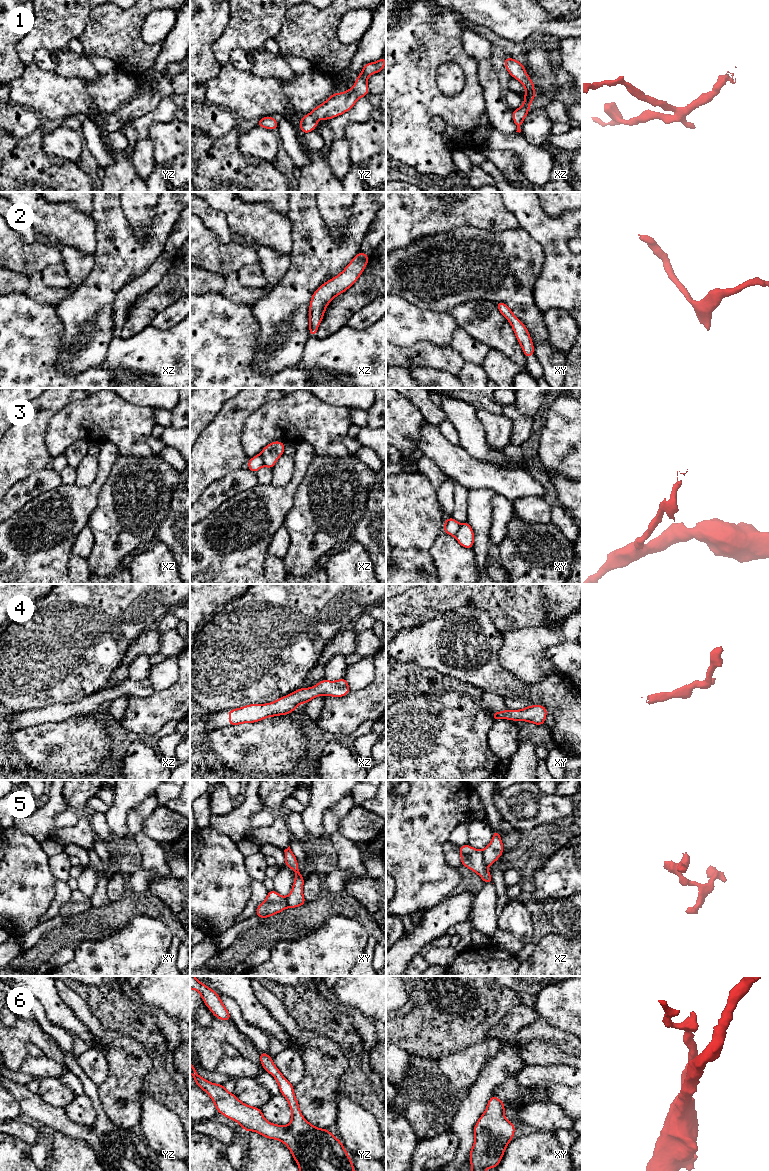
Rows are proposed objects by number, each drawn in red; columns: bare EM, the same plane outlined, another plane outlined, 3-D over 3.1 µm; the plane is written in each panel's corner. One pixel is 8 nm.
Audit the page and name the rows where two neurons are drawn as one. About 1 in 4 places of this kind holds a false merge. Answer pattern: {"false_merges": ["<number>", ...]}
{"false_merges": ["3", "5"]}

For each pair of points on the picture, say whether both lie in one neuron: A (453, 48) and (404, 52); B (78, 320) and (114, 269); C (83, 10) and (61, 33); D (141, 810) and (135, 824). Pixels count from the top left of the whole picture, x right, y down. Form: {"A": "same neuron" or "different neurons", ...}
{"A": "same neuron", "B": "same neuron", "C": "same neuron", "D": "same neuron"}

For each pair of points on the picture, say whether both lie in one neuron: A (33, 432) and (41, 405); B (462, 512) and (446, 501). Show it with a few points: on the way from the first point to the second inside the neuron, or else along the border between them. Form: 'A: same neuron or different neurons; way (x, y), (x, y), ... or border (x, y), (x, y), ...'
A: same neuron; way (37, 425), (37, 415), (39, 412)
B: different neurons; border (453, 482), (453, 514), (451, 516)

